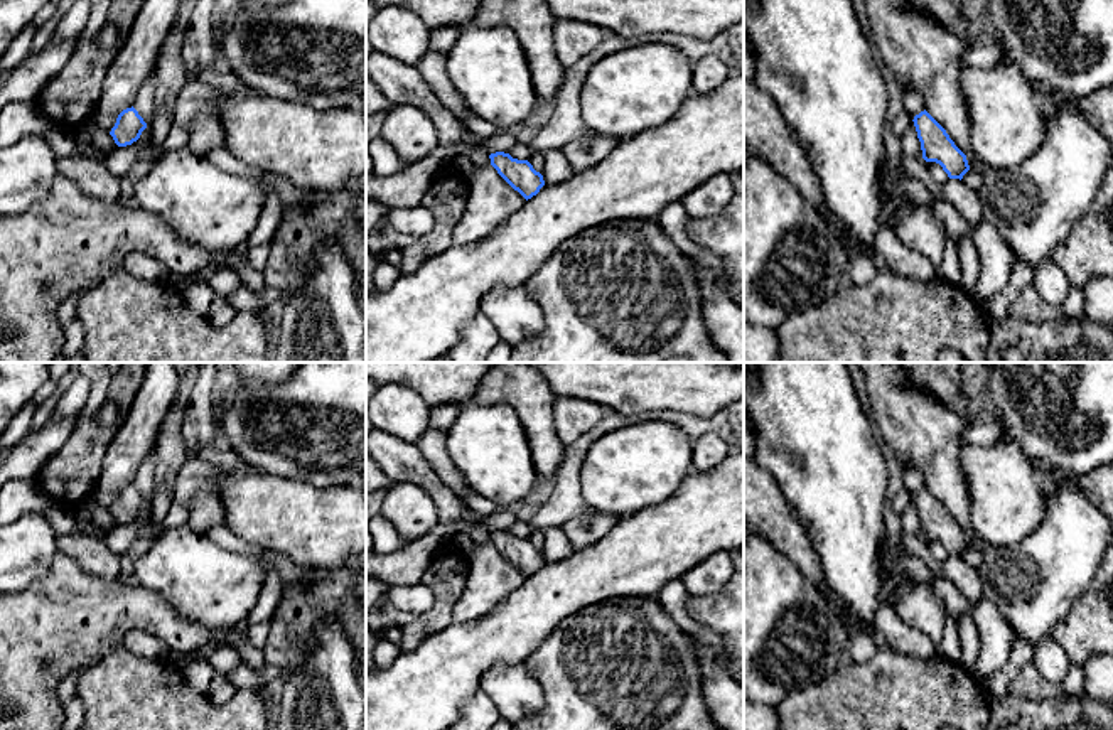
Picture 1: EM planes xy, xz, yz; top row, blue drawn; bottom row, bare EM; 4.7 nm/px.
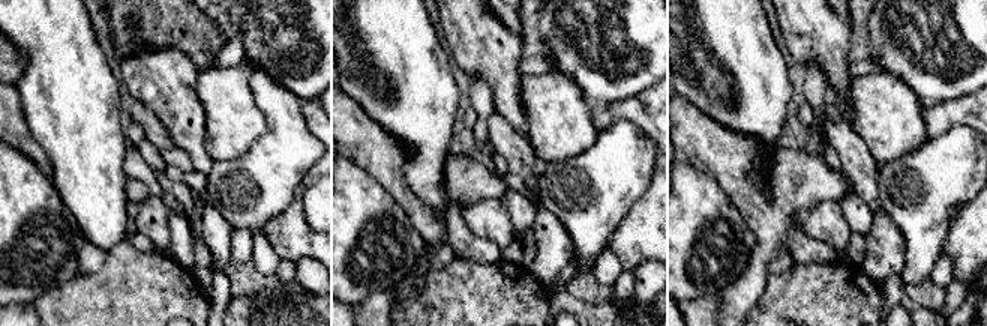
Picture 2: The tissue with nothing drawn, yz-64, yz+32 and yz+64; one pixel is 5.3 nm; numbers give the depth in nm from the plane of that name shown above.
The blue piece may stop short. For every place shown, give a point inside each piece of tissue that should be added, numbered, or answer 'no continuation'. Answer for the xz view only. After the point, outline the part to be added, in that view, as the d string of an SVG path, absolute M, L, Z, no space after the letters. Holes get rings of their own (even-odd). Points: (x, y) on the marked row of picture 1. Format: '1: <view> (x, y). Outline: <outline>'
no continuation

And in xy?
no continuation

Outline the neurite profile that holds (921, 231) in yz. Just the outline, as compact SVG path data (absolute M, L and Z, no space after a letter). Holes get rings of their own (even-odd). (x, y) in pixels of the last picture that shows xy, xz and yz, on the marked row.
M916 206L894 229L901 243L939 266L944 256L946 233L931 207Z

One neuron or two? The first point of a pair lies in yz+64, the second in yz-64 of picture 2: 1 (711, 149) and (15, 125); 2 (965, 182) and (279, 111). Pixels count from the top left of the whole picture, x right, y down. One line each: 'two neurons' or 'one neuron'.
1: one neuron
2: one neuron

